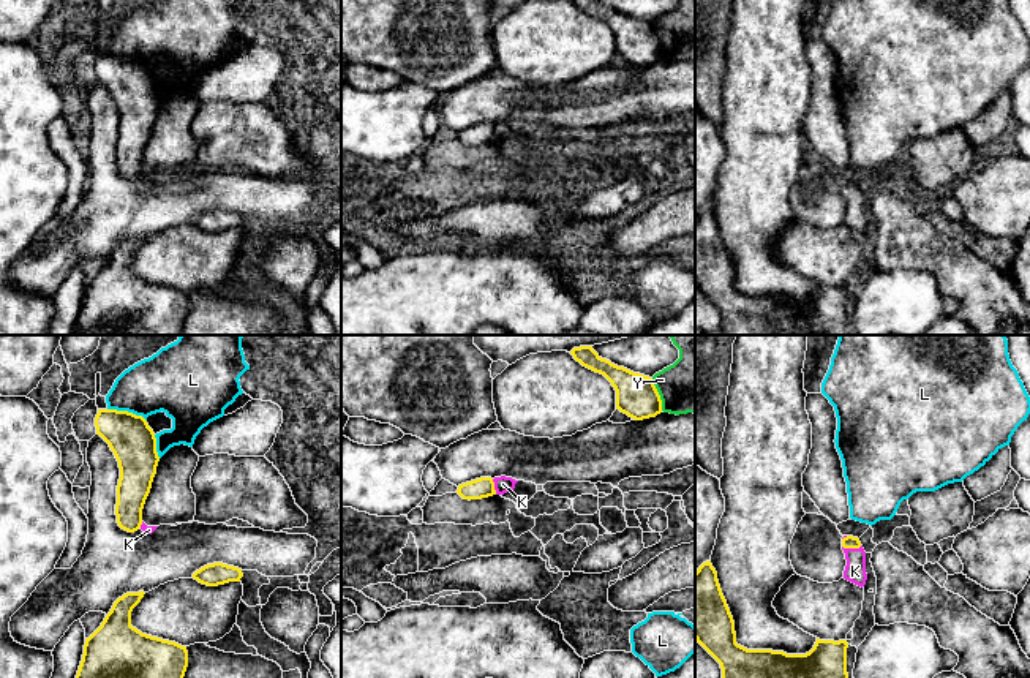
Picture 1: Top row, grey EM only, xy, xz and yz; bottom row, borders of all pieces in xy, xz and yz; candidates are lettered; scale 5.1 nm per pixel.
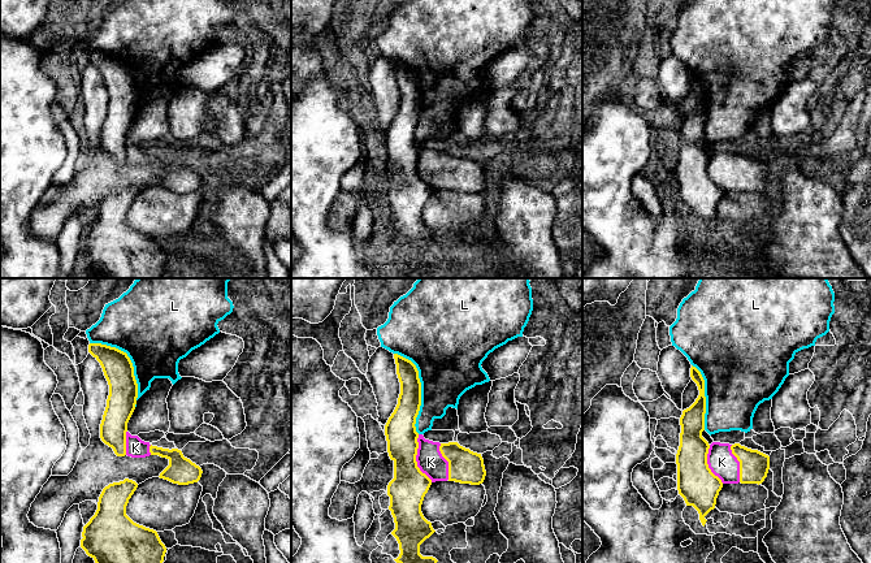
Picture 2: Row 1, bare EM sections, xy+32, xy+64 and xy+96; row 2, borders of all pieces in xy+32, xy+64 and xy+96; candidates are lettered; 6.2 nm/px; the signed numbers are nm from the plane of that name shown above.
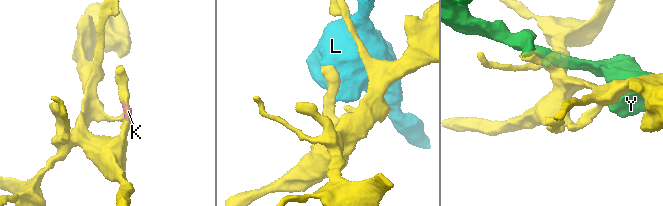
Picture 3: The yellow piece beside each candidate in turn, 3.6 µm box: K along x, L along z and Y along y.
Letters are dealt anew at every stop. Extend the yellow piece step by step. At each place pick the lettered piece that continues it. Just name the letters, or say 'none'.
K

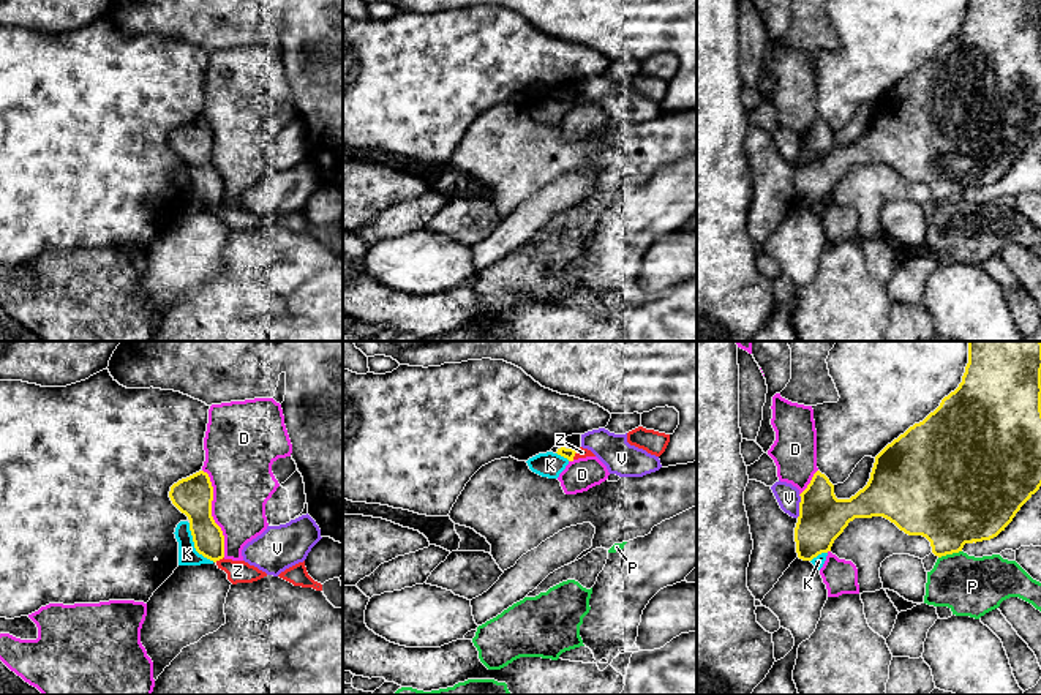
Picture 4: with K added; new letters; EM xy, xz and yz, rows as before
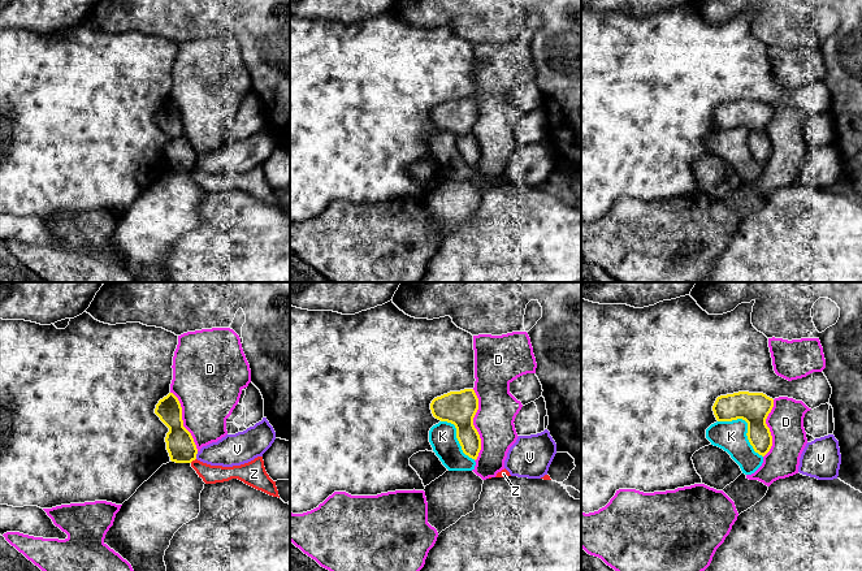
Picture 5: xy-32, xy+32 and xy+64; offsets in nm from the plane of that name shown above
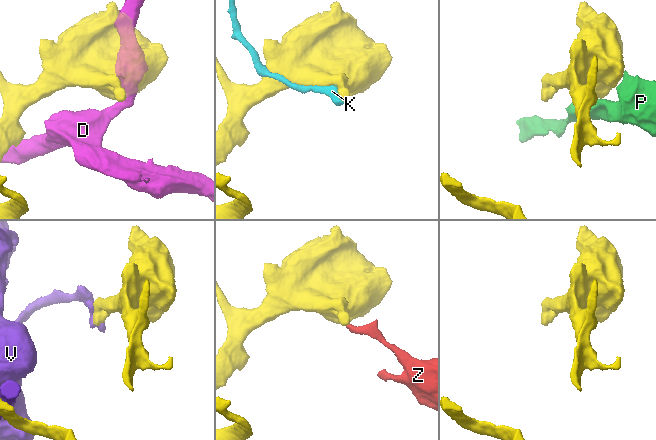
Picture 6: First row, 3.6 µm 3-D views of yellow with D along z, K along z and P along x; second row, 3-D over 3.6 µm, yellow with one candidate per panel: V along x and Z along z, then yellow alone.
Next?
none

